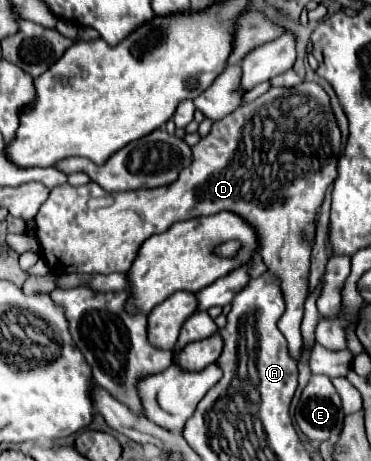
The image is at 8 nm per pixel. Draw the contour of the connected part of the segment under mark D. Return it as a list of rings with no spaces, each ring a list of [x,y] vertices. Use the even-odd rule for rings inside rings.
[[[307,81],[291,89],[271,87],[253,103],[239,107],[237,111],[225,115],[221,121],[215,121],[209,135],[205,135],[193,147],[193,165],[187,167],[175,183],[119,193],[109,193],[95,181],[89,181],[83,187],[73,187],[69,183],[53,187],[49,199],[41,205],[35,217],[35,235],[39,239],[43,259],[49,265],[49,271],[55,275],[65,275],[71,271],[83,275],[127,273],[141,243],[151,235],[163,233],[179,221],[207,217],[219,211],[231,211],[243,217],[255,229],[255,235],[259,239],[259,255],[263,255],[267,269],[279,273],[281,277],[287,309],[279,319],[279,331],[285,335],[291,355],[299,359],[303,345],[299,325],[303,319],[303,303],[309,293],[309,241],[313,239],[317,209],[323,203],[325,189],[337,177],[337,155],[341,153],[339,139],[341,133],[323,87]]]

